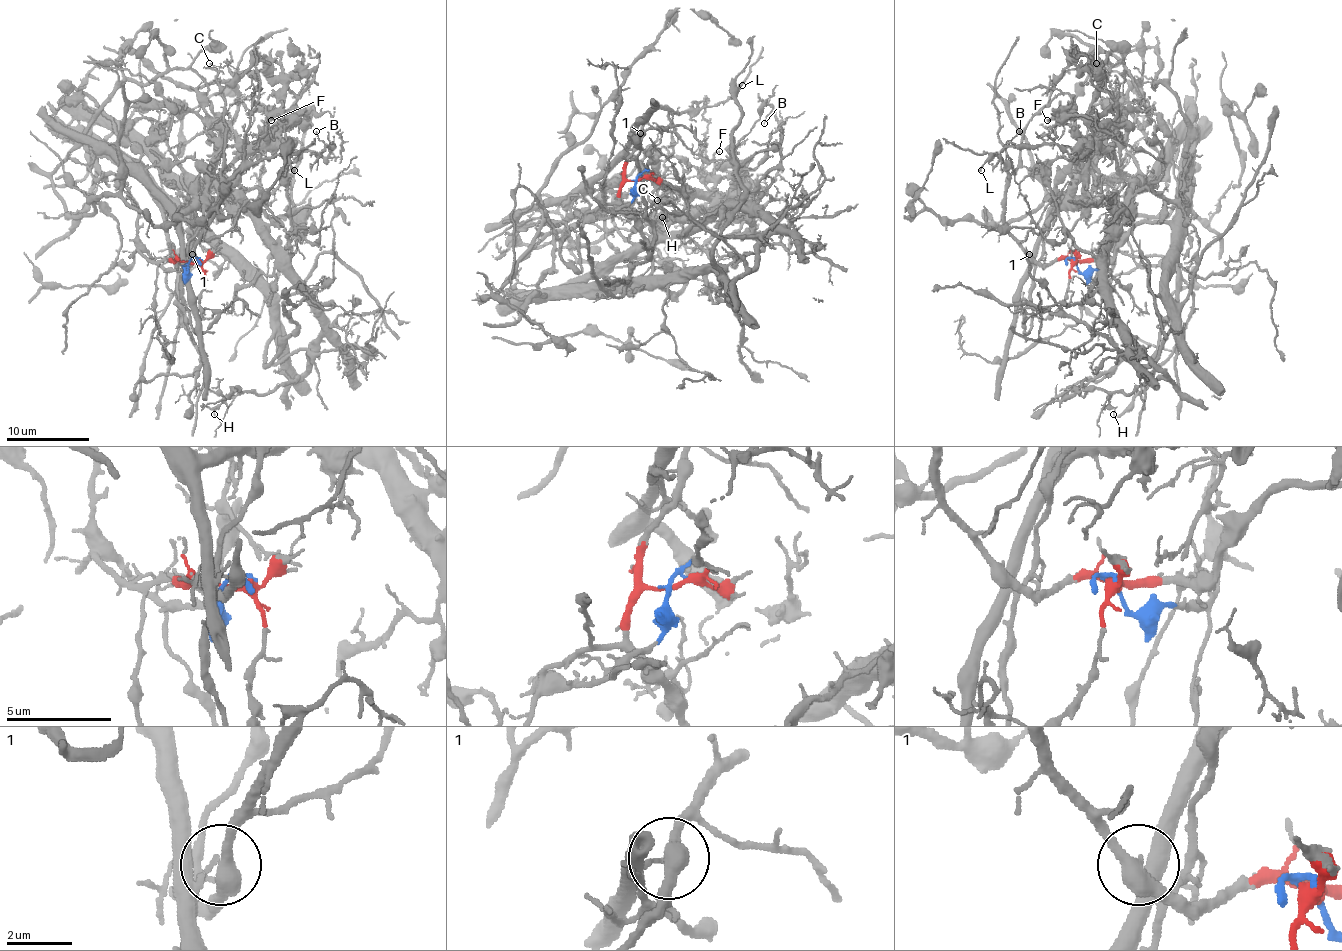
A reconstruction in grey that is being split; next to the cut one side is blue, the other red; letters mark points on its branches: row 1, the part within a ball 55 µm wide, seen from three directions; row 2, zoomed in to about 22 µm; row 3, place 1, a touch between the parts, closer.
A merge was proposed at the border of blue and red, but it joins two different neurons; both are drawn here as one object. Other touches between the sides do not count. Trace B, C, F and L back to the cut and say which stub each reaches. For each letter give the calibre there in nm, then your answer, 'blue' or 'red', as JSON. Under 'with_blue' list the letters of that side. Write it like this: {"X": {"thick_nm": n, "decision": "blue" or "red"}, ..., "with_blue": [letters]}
{"B": {"thick_nm": 90, "decision": "blue"}, "C": {"thick_nm": 100, "decision": "blue"}, "F": {"thick_nm": 140, "decision": "blue"}, "L": {"thick_nm": 150, "decision": "red"}, "with_blue": ["B", "C", "F"]}

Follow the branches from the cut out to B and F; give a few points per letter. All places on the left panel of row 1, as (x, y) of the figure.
B: (188, 263), (138, 238), (94, 125), (205, 179), (280, 146), (324, 156), (315, 131)
F: (188, 263), (138, 238), (90, 131), (213, 179), (271, 121)

